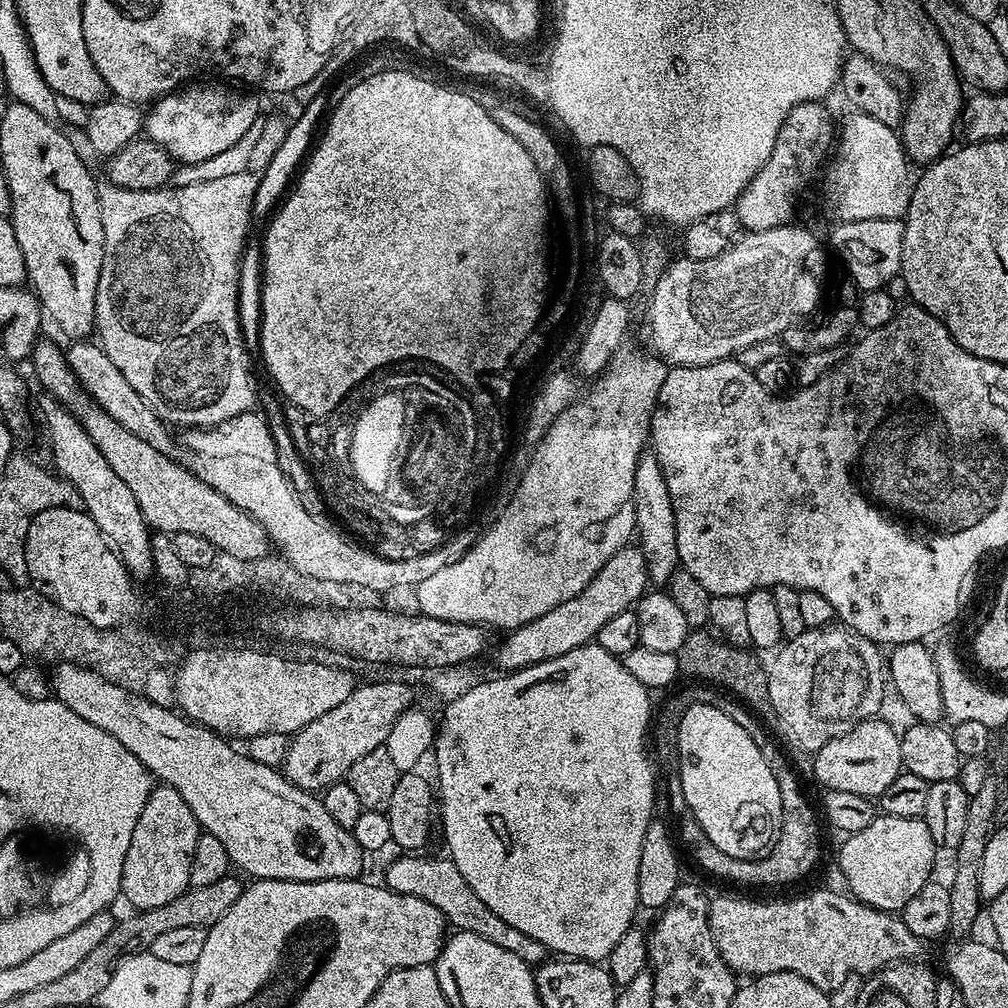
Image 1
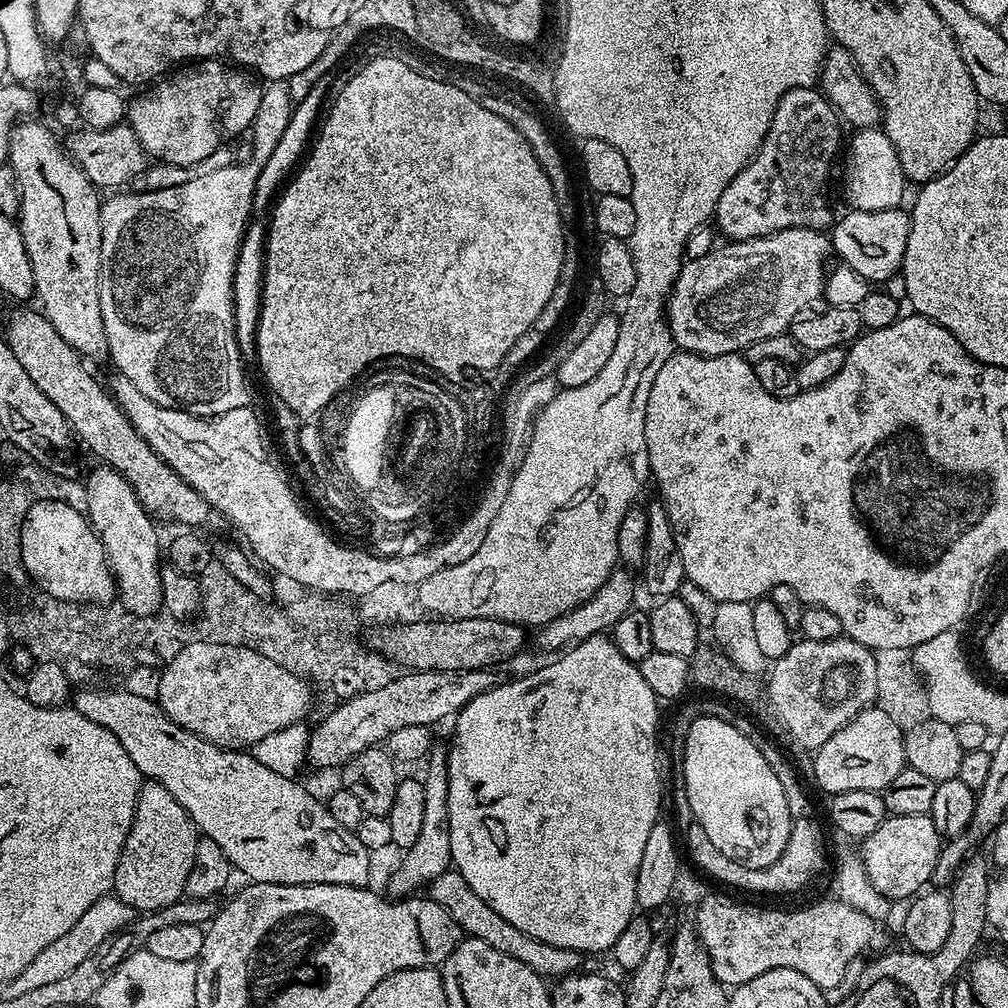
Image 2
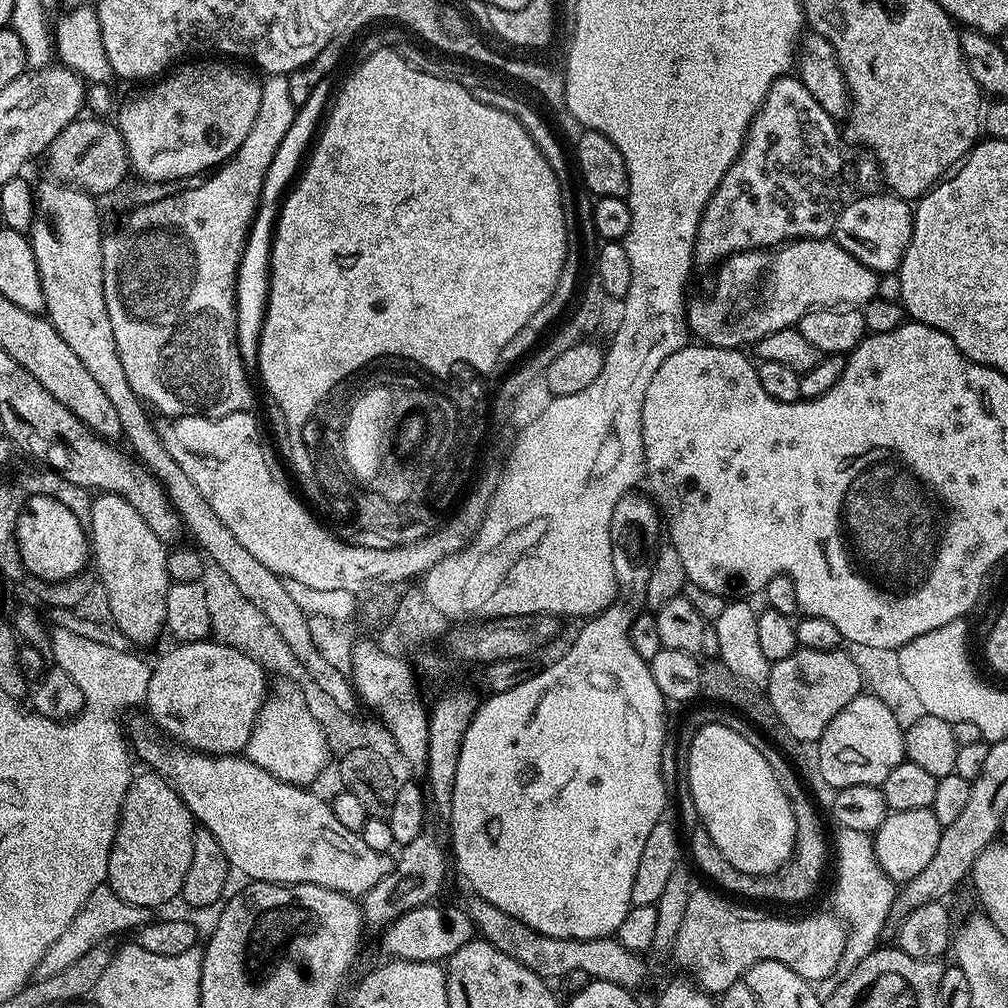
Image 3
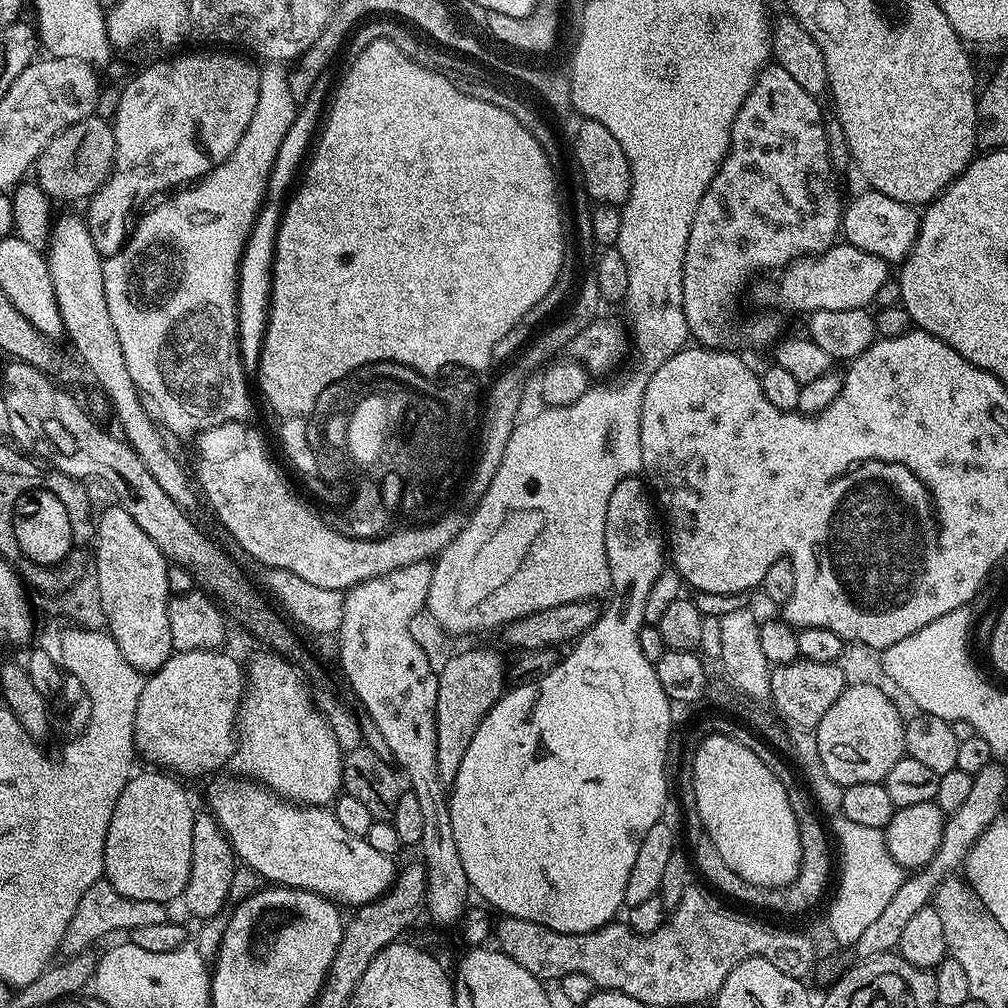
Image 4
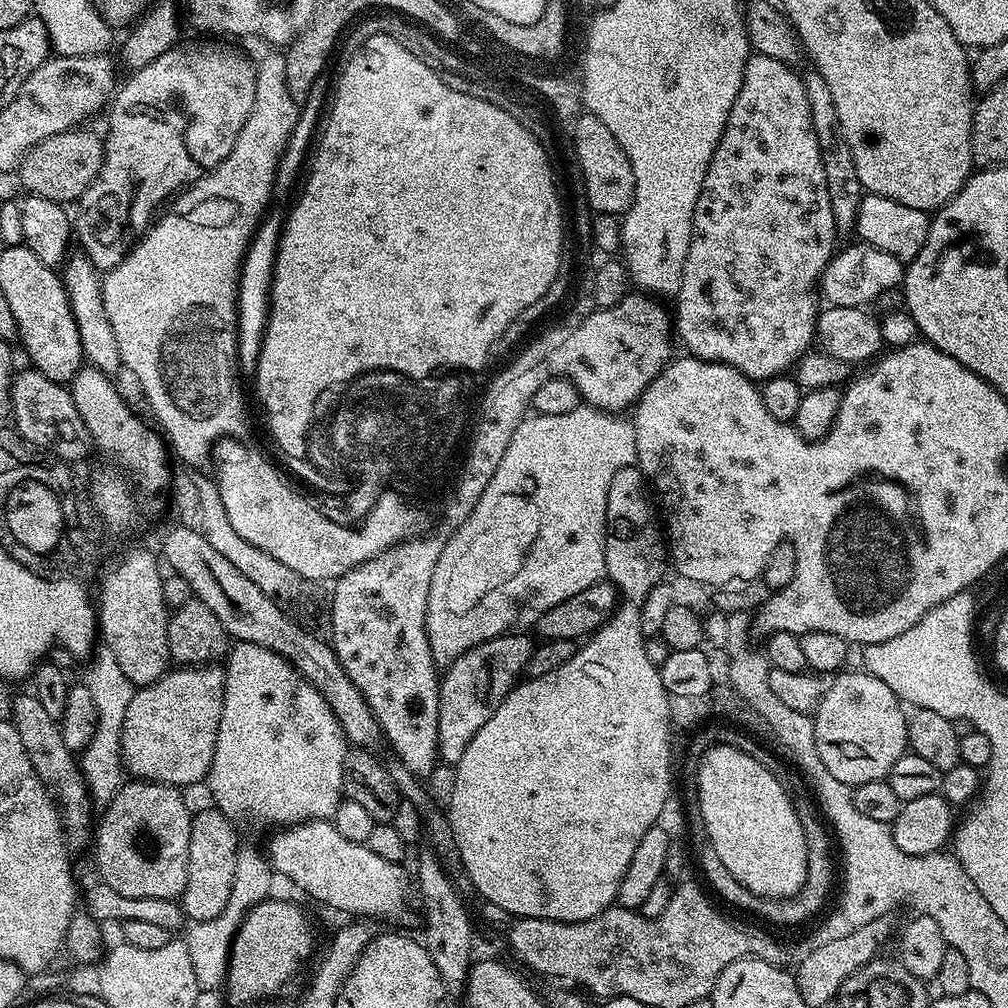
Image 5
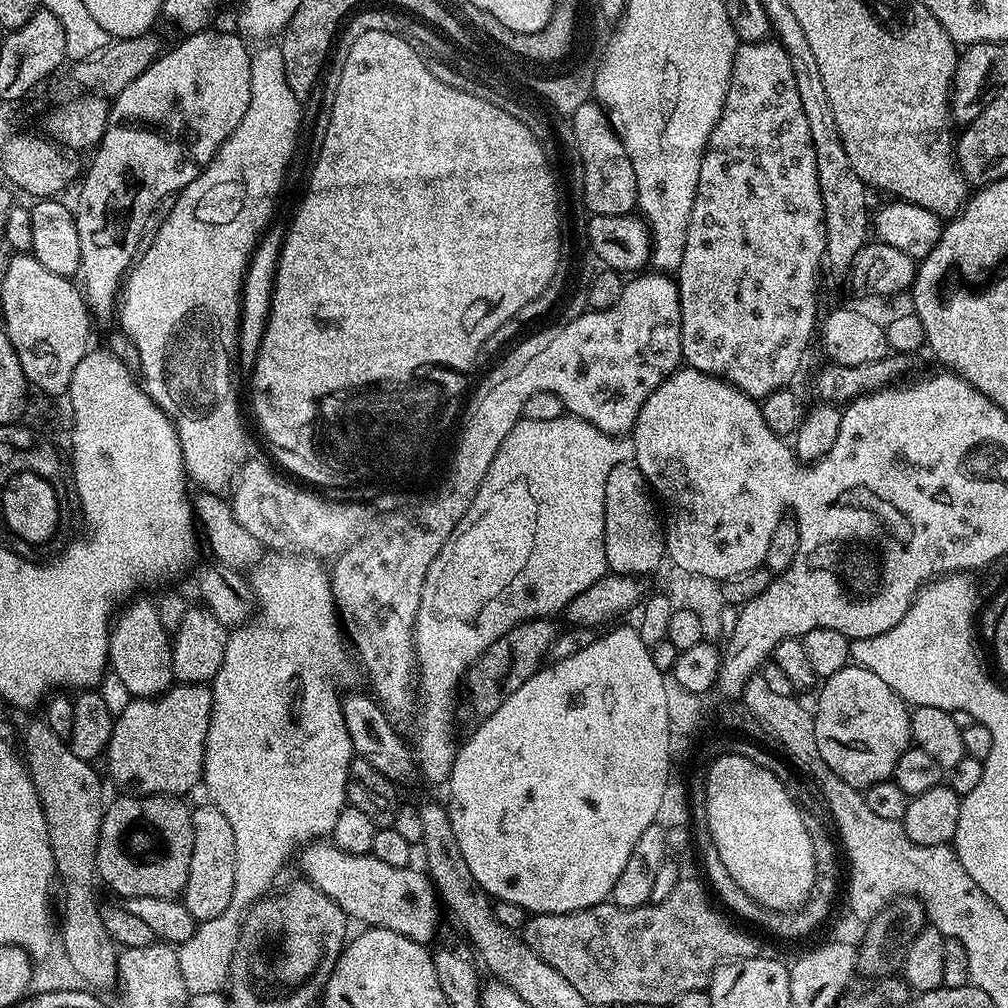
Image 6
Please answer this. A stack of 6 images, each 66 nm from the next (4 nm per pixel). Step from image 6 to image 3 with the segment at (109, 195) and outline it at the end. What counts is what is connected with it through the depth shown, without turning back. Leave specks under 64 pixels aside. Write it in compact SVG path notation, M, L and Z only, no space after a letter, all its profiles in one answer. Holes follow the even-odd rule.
M212 58L203 62L184 62L171 74L145 87L148 89L141 96L126 101L120 108L118 127L128 147L131 171L135 175L137 172L144 180L164 184L167 180L184 180L187 176L199 177L223 165L225 160L231 160L250 134L250 126L254 126L254 118L258 118L258 102L262 98L261 81L240 68L243 67Z

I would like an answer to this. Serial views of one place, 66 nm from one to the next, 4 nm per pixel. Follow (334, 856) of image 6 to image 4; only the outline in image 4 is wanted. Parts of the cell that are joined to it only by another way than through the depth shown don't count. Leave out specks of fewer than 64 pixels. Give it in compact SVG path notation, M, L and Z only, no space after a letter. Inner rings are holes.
M251 778L235 779L216 780L209 786L207 811L218 822L237 861L256 873L261 881L286 888L305 888L325 896L337 906L372 904L392 887L398 871L397 861L386 854L378 854L367 838L345 830L335 811L324 806L289 802Z

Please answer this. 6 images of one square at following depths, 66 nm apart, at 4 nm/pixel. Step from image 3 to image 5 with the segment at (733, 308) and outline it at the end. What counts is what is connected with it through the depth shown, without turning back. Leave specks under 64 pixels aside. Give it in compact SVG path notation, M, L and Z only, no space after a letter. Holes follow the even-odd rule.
M863 242L855 243L849 248L841 247L824 268L820 278L819 291L831 306L862 308L875 302L882 290L899 288L904 283L905 265L894 258L894 254L886 254L886 250L878 250Z

